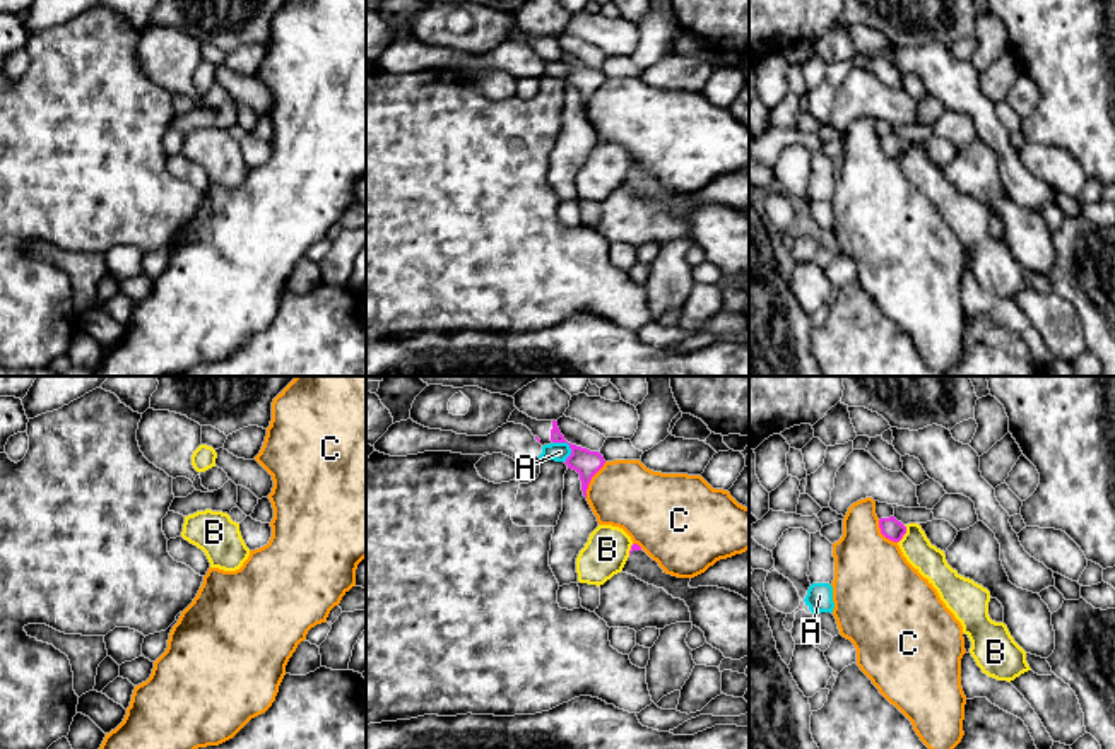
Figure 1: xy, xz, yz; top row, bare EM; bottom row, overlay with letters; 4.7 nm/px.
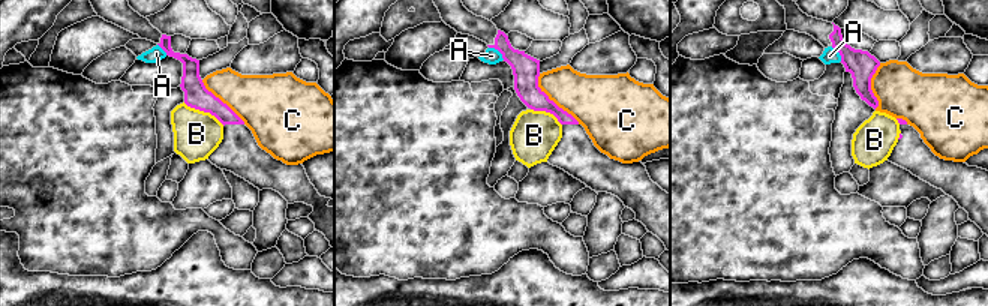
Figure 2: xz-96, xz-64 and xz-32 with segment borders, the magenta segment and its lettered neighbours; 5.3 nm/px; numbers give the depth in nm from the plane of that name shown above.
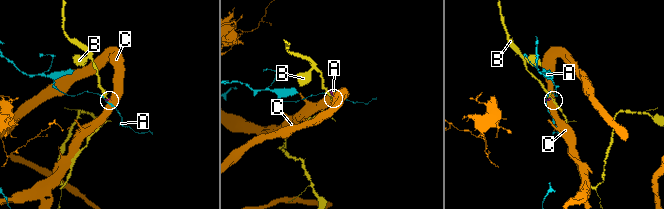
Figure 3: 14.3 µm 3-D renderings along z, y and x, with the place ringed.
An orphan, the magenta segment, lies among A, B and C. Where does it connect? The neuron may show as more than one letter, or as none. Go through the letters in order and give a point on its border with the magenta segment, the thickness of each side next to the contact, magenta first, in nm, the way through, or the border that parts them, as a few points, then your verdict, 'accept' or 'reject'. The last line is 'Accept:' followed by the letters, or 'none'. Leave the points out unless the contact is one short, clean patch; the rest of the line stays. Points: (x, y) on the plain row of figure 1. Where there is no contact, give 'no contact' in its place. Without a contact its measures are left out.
A: meets magenta in xz at (570, 64); 120 nm thick on the magenta side, 90 nm on the other; border along xz (553, 58), (565, 58), (568, 62), (570, 72), (565, 79); reject
B: meets magenta in yz at (905, 149); 100 nm thick on the magenta side, 140 nm on the other; border along yz (905, 142), (905, 151), (898, 159); reject
C: meets magenta in xz at (590, 96); 120 nm thick on the magenta side, 320 nm on the other; reject
Accept: none

